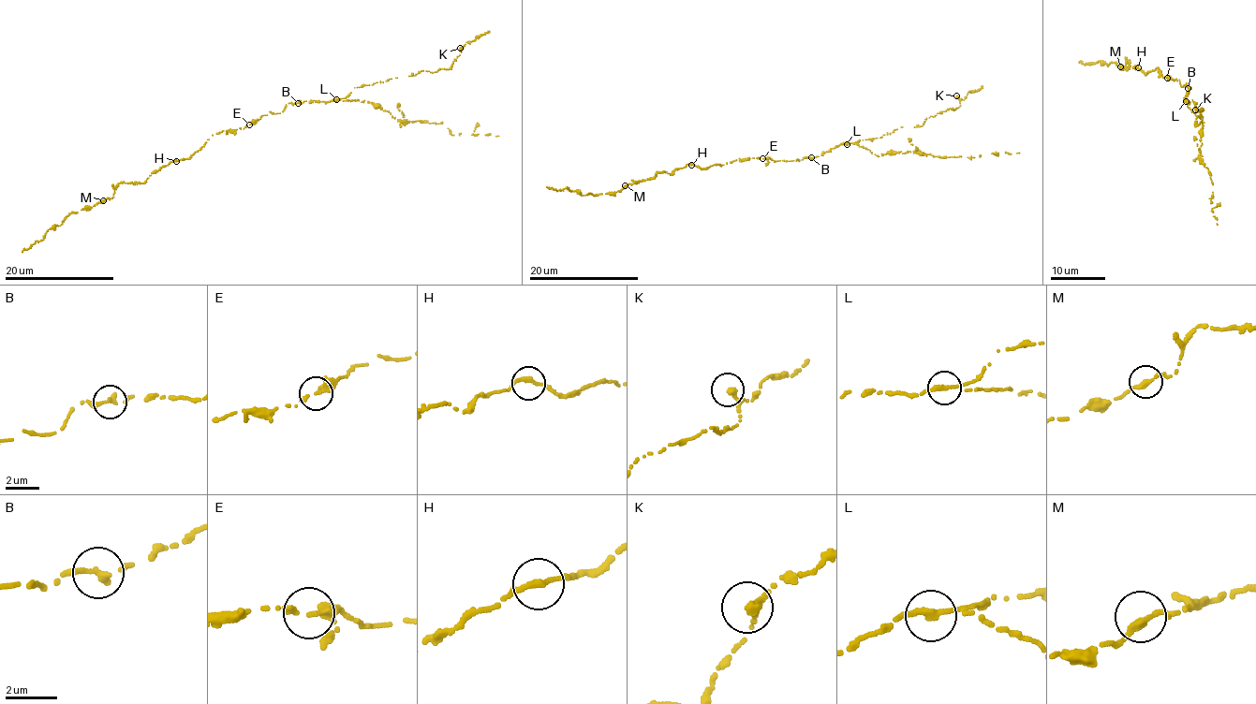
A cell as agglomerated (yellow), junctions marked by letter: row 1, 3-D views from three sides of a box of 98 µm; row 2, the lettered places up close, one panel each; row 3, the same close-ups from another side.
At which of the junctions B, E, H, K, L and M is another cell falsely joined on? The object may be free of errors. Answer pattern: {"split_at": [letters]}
{"split_at": ["L"]}

